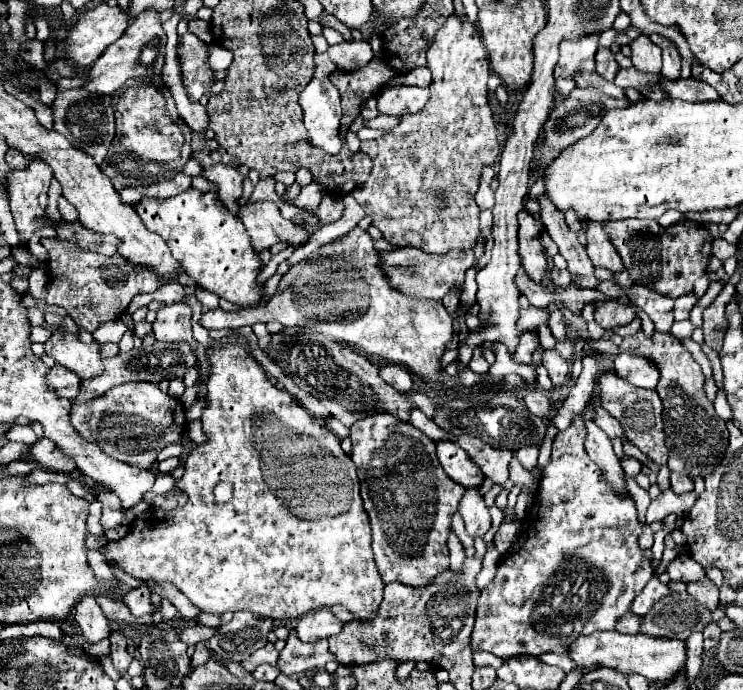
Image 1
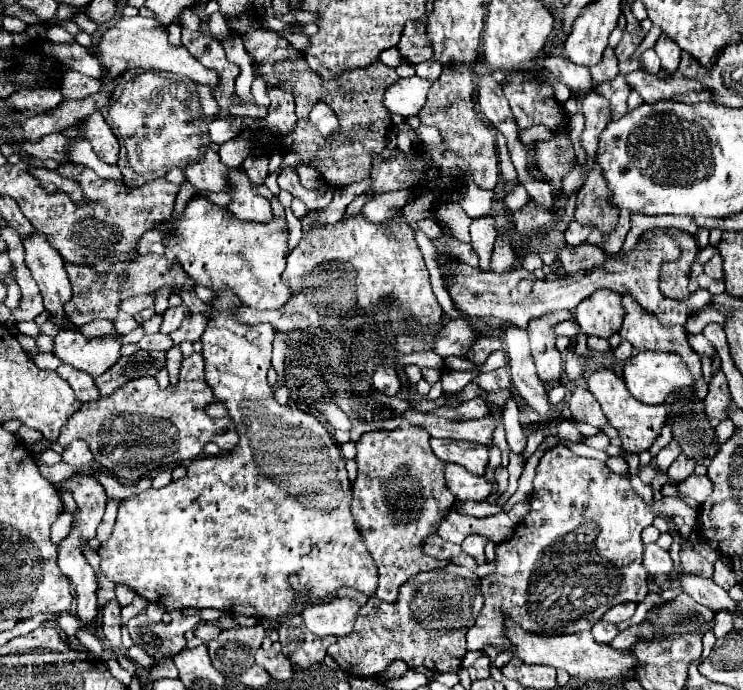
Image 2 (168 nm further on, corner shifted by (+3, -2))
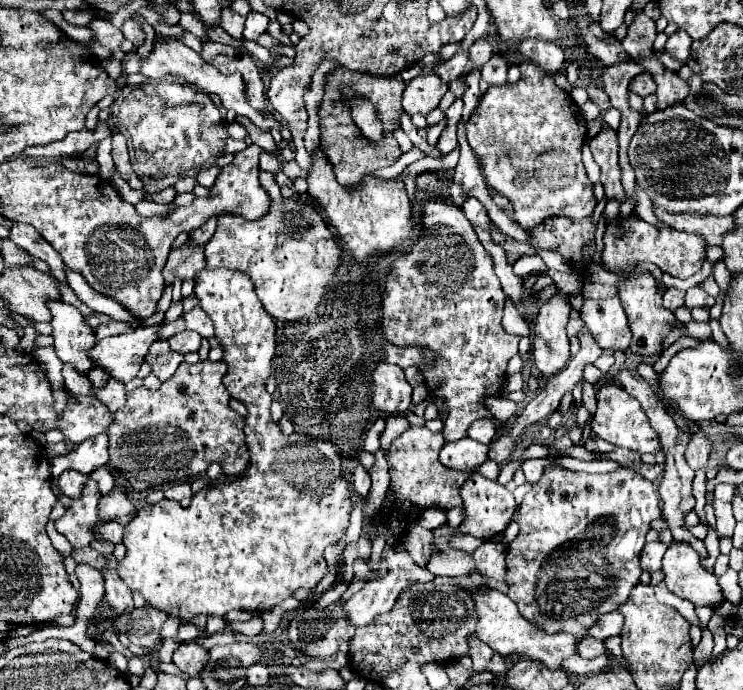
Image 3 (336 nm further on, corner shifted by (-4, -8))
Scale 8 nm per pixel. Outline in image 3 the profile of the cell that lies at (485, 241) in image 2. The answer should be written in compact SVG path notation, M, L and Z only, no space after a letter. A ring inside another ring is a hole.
M508 296L506 297L506 303L504 306L502 325L504 330L509 334L529 336L530 327L528 323L522 319L520 314L518 314L514 303Z

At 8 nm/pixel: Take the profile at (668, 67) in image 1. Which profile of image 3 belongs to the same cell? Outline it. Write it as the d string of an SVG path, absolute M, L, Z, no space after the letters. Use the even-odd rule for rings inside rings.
M678 29L674 35L670 35L670 39L666 41L666 53L674 59L686 61L690 55L690 45L694 39L690 39L690 35L686 35L686 31Z

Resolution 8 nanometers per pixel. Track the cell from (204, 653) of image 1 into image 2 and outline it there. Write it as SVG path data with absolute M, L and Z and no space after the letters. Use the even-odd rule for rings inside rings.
M199 623L199 625L195 627L195 637L199 637L203 643L209 643L211 639L217 639L219 631L221 631L221 629L219 629L215 623Z

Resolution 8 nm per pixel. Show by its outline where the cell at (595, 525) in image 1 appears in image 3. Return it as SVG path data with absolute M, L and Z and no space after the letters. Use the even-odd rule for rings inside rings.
M550 465L544 477L532 485L532 491L524 495L520 505L520 533L508 545L506 555L508 597L518 605L522 617L546 633L586 635L602 613L618 609L618 605L628 599L632 587L638 585L644 537L650 529L650 521L660 519L660 515L660 499L652 481L632 469L620 467L606 475L590 475Z

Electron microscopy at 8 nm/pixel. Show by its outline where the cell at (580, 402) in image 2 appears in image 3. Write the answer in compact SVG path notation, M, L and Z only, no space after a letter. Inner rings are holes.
M582 379L582 405L590 413L596 411L596 387L592 383L588 383L586 379Z

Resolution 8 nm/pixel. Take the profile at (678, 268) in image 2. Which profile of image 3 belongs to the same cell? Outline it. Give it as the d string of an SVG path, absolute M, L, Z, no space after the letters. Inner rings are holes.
M670 287L664 295L664 307L670 309L670 311L676 311L682 305L684 305L684 291L678 291L678 289Z

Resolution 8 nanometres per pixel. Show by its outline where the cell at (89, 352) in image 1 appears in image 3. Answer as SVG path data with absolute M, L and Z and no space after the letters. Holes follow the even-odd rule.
M160 325L138 327L132 333L106 337L100 343L96 343L96 347L90 351L90 357L100 367L106 367L106 371L114 379L118 379L120 383L128 383L138 375L150 345L158 341L158 329Z

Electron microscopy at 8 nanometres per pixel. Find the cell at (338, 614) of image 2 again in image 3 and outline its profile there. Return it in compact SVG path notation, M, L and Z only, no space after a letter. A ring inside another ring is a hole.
M394 547L394 551L386 551L386 575L384 577L378 577L374 581L368 581L366 587L362 587L358 593L354 593L346 603L344 603L344 615L348 619L348 623L356 625L356 627L362 627L362 625L368 625L370 621L374 621L376 617L384 615L386 611L390 611L398 599L398 595L404 591L404 589L410 589L418 583L428 583L434 579L434 575L416 565L412 561L412 557L408 555L408 551L404 547Z

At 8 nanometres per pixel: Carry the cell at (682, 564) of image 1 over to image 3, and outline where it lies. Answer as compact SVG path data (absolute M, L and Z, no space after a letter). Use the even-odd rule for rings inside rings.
M652 541L646 543L646 547L642 549L640 561L642 561L642 569L652 573L652 571L660 571L662 569L662 557L666 553L666 545L662 541Z

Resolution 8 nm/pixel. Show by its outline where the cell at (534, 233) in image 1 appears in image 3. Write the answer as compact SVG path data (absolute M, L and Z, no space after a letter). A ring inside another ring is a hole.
M526 61L518 67L522 71L520 81L506 83L502 87L490 87L466 123L466 137L470 145L474 141L472 137L488 137L482 141L486 143L484 151L478 153L486 185L510 199L514 207L514 219L522 229L532 229L550 215L564 215L572 221L590 217L598 201L594 197L594 185L590 183L584 163L580 159L580 149L586 137L584 115L580 107L572 101L570 93L566 93L554 83L550 73Z

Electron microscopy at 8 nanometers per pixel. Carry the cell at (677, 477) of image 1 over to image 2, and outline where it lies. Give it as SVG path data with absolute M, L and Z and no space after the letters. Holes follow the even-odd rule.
M679 455L679 457L671 463L671 467L669 467L669 471L667 471L667 477L669 477L671 481L675 481L675 483L681 483L681 481L685 481L689 475L693 475L693 469L695 469L695 461L693 461L693 459L687 459L685 455Z

